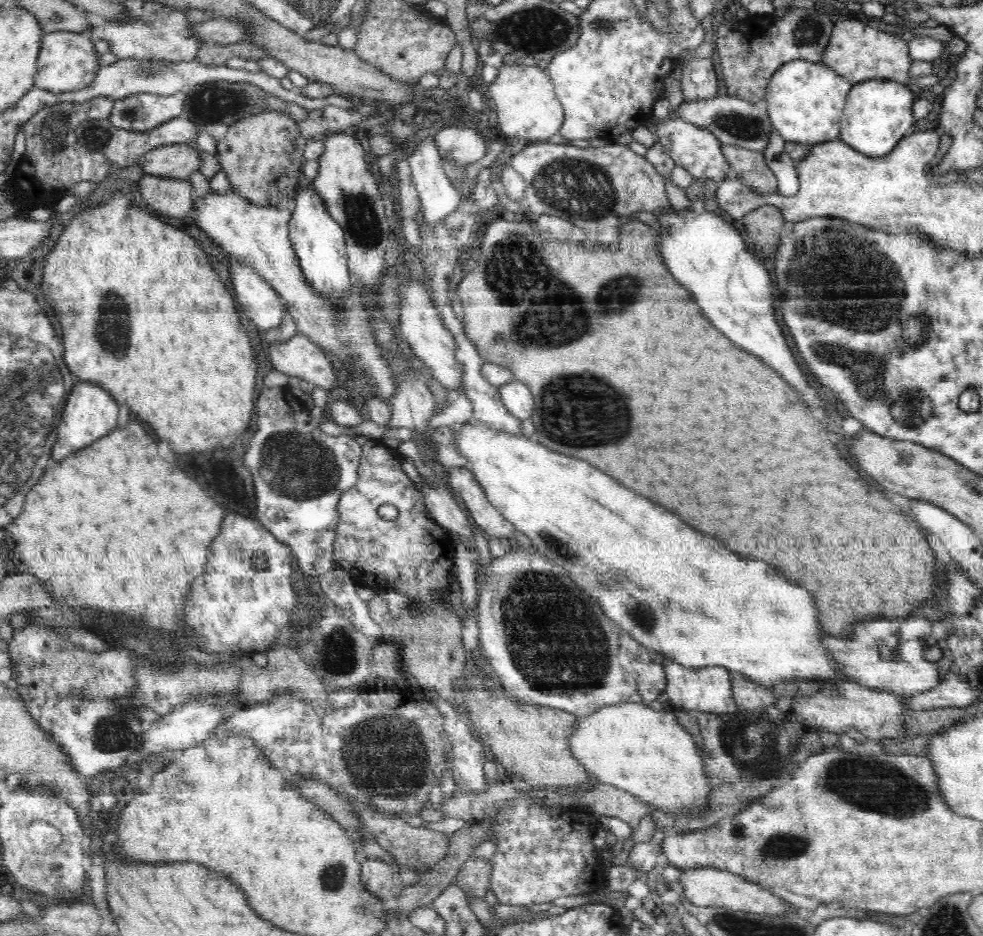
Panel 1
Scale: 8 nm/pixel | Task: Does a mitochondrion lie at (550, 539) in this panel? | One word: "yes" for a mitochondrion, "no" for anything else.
yes

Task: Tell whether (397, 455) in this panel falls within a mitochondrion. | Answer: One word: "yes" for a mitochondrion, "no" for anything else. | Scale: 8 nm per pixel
no

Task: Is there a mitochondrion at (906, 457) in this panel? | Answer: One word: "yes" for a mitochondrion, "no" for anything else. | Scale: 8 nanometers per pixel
yes

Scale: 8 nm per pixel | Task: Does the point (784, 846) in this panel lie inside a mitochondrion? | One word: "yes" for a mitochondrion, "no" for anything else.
yes

